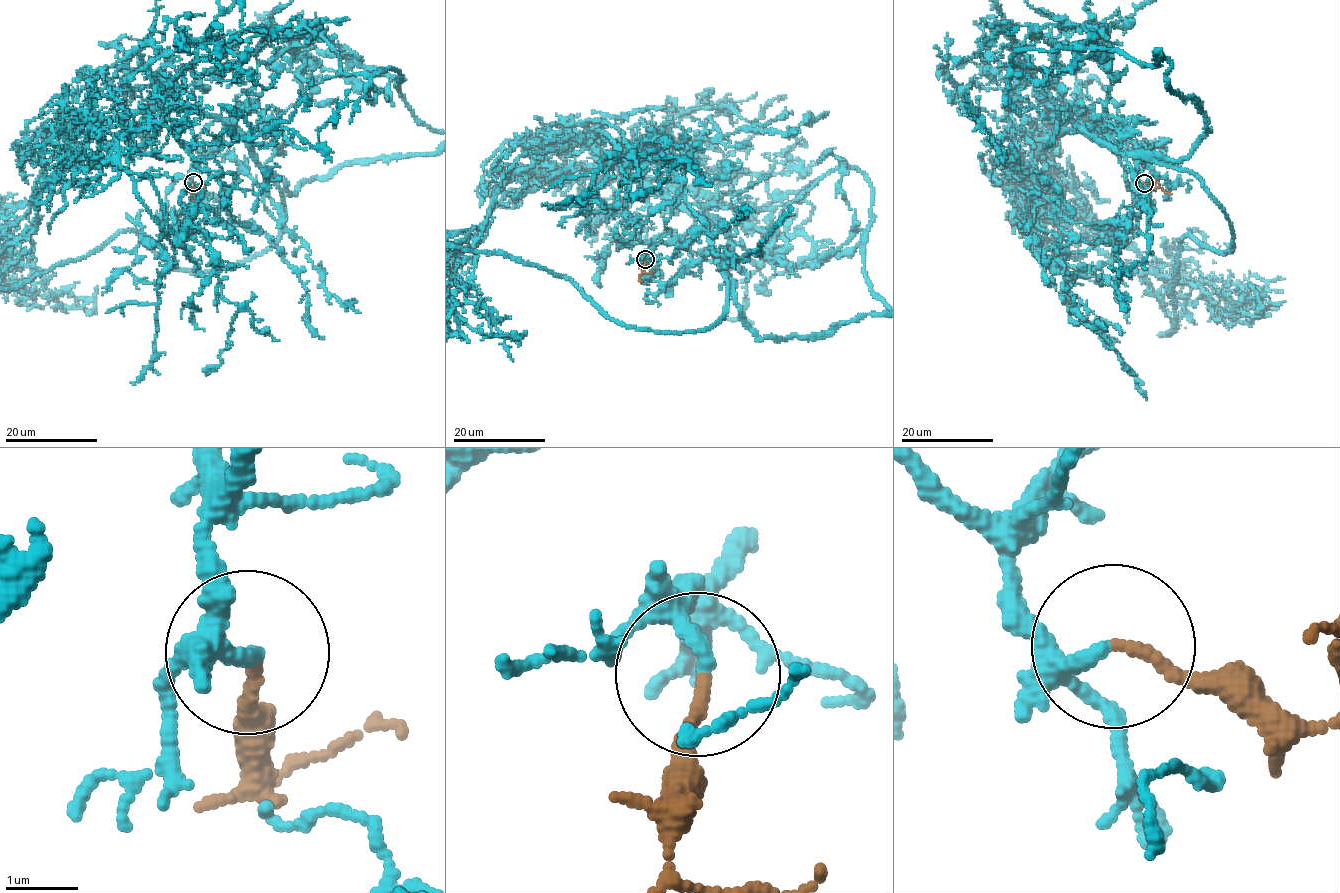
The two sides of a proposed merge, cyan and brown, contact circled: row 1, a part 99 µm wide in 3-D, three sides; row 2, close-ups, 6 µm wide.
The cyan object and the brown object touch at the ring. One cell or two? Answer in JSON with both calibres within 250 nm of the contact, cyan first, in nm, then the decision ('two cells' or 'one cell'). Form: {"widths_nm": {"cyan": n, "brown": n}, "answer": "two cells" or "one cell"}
{"widths_nm": {"cyan": 180, "brown": 150}, "answer": "one cell"}

